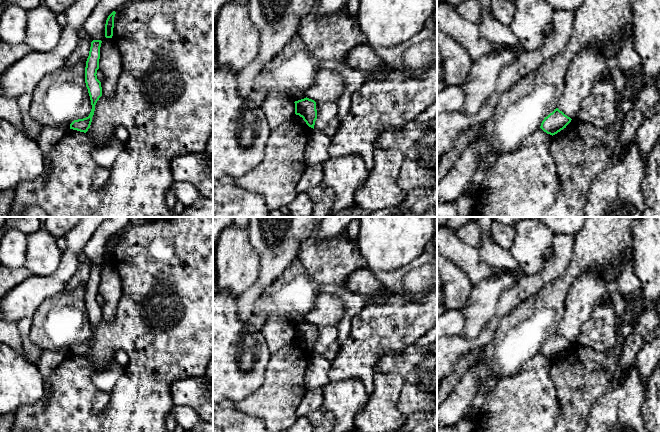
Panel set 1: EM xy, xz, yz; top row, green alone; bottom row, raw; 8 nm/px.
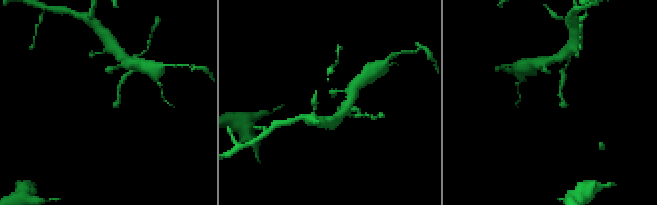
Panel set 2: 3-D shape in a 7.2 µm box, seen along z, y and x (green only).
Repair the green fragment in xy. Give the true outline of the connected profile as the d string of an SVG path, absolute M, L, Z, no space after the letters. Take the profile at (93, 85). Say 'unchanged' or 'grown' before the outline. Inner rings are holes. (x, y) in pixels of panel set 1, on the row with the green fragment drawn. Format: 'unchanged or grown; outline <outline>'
unchanged; outline M93 40L89 51L89 56L85 67L85 83L91 100L92 109L88 117L74 120L70 124L70 129L86 133L90 128L92 117L95 111L95 105L102 96L101 82L97 79L97 70L99 69L101 40Z

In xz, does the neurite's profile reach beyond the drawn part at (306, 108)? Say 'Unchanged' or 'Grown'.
Unchanged

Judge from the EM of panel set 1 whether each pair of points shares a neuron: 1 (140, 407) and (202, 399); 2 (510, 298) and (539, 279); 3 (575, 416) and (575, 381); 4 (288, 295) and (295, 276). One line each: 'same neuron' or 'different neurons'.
1: different neurons
2: same neuron
3: same neuron
4: same neuron

